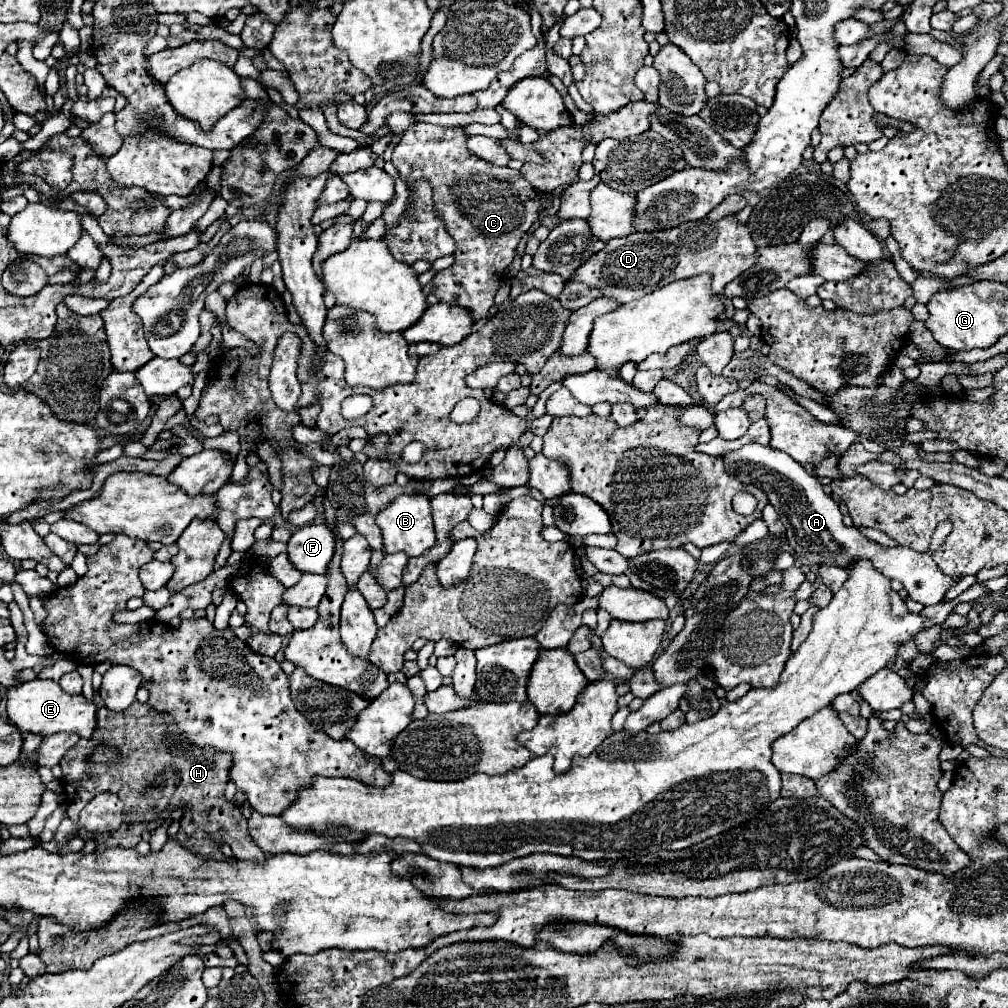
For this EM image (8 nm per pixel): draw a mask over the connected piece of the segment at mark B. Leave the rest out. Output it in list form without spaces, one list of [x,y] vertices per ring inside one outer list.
[[[402,494],[402,496],[398,496],[394,502],[388,504],[388,508],[384,508],[378,514],[378,526],[382,528],[386,554],[404,552],[408,556],[420,556],[424,550],[432,548],[436,542],[430,498],[424,494]]]

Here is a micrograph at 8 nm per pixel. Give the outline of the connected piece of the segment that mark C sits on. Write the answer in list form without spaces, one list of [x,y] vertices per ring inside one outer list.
[[[424,122],[414,124],[394,146],[392,164],[400,168],[406,188],[422,178],[430,182],[434,210],[456,242],[454,264],[436,272],[432,278],[432,294],[444,304],[466,308],[474,322],[486,318],[500,286],[496,278],[510,266],[520,236],[530,230],[540,214],[536,192],[518,170],[498,168],[472,156],[466,148],[462,128],[444,128]]]

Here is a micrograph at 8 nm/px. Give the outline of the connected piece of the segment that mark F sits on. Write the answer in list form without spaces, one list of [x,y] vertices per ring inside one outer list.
[[[324,524],[298,528],[288,540],[288,558],[300,572],[326,574],[336,550],[336,532]]]

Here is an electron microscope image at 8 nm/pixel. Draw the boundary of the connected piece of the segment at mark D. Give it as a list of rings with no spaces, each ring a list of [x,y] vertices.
[[[734,216],[722,218],[718,222],[704,218],[670,230],[636,232],[624,238],[608,240],[600,252],[592,254],[580,268],[576,268],[570,280],[598,288],[602,298],[610,298],[620,304],[642,298],[644,294],[674,280],[684,280],[698,274],[710,274],[712,294],[722,294],[728,282],[746,272],[756,262],[754,254],[756,246],[748,228],[738,224]]]

